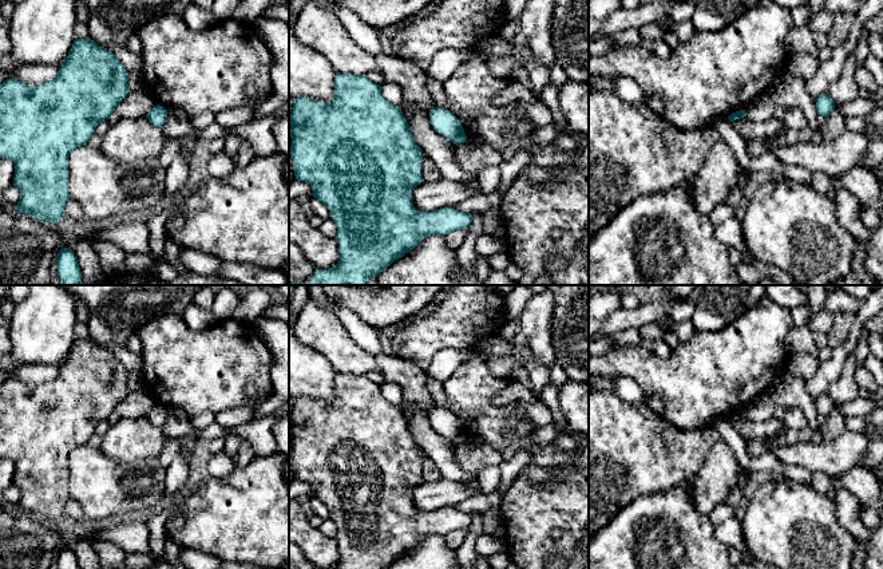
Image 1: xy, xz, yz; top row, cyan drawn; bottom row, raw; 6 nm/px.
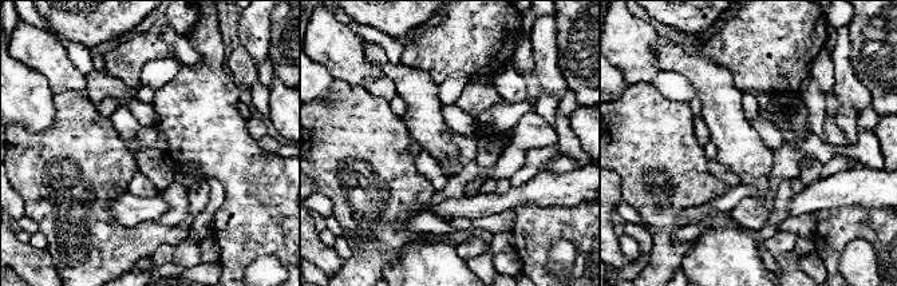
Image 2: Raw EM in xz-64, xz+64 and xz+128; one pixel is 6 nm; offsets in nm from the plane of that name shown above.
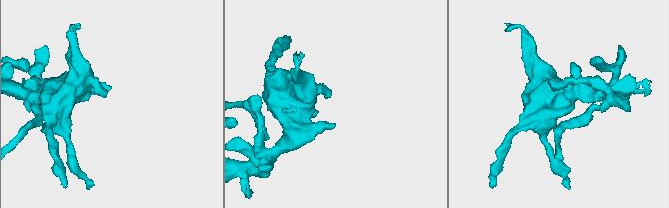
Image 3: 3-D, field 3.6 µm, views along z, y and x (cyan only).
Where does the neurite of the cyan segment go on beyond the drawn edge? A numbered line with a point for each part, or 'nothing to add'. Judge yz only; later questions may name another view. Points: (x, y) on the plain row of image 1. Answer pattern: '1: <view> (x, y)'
nothing to add

